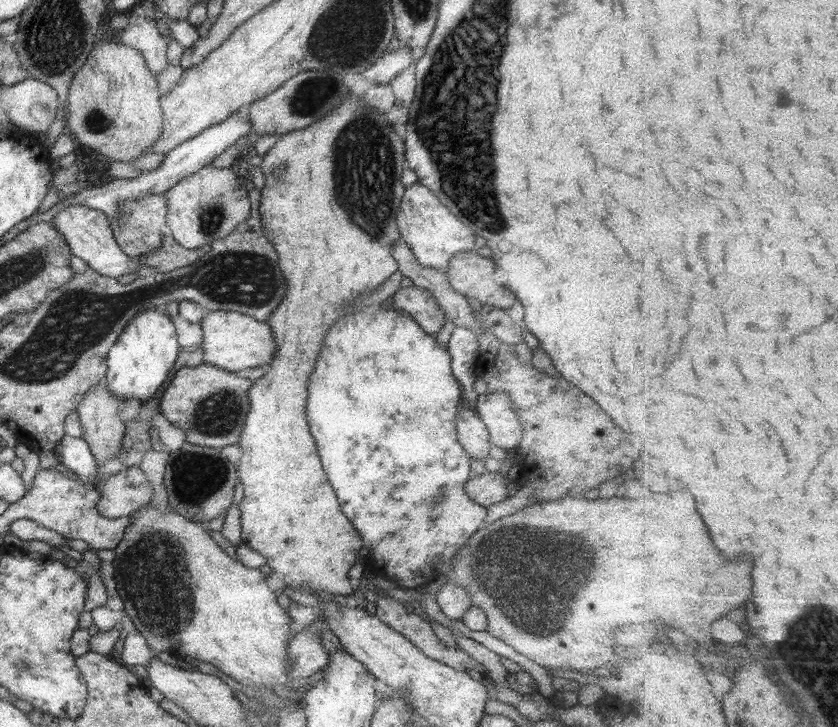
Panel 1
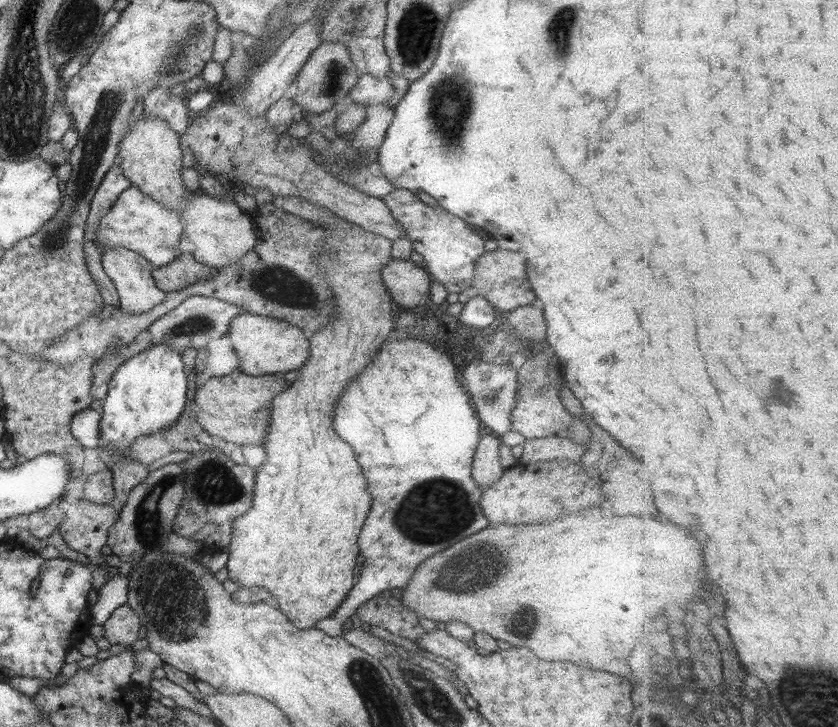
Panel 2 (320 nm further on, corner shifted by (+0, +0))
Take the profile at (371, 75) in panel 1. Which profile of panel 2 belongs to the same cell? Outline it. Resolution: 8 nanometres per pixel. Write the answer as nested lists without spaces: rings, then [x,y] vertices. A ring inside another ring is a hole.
[[[360,73],[347,97],[353,101],[353,104],[370,108],[379,103],[387,103],[393,94],[394,89],[388,77],[377,79]]]

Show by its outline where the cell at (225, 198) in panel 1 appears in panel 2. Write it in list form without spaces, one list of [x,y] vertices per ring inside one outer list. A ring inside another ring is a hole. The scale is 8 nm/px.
[[[202,191],[193,192],[179,214],[183,223],[181,236],[195,246],[192,257],[216,271],[222,266],[235,264],[257,241],[249,217],[233,200],[217,200]]]

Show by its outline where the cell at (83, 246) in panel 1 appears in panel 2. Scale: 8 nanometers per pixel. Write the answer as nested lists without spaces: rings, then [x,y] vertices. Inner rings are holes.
[[[102,248],[101,254],[102,269],[107,278],[110,278],[110,281],[114,284],[120,310],[124,310],[127,314],[143,314],[166,299],[166,293],[155,286],[150,273],[153,266],[148,260],[145,260],[136,252],[124,248]]]

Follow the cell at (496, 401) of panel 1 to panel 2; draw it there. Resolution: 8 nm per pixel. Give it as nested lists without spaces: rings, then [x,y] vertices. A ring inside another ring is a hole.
[[[552,354],[527,356],[516,373],[516,403],[511,411],[511,428],[525,439],[556,436],[571,424],[571,415],[559,400],[559,364]]]

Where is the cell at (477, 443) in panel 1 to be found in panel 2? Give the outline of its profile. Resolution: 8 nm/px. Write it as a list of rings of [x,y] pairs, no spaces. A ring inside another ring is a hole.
[[[483,435],[473,453],[471,476],[482,490],[493,484],[504,473],[504,468],[499,462],[499,445],[498,436]]]

